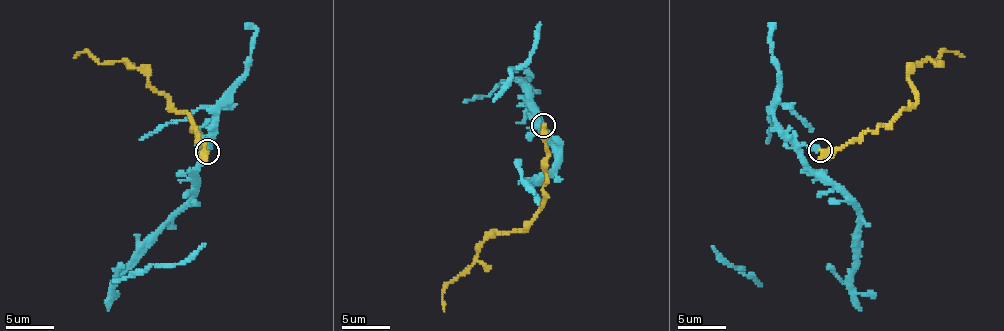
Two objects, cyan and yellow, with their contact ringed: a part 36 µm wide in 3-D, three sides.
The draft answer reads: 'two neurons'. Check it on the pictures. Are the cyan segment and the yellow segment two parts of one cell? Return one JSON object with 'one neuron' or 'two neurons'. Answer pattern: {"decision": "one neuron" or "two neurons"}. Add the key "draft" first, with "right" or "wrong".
{"draft": "right", "decision": "two neurons"}

